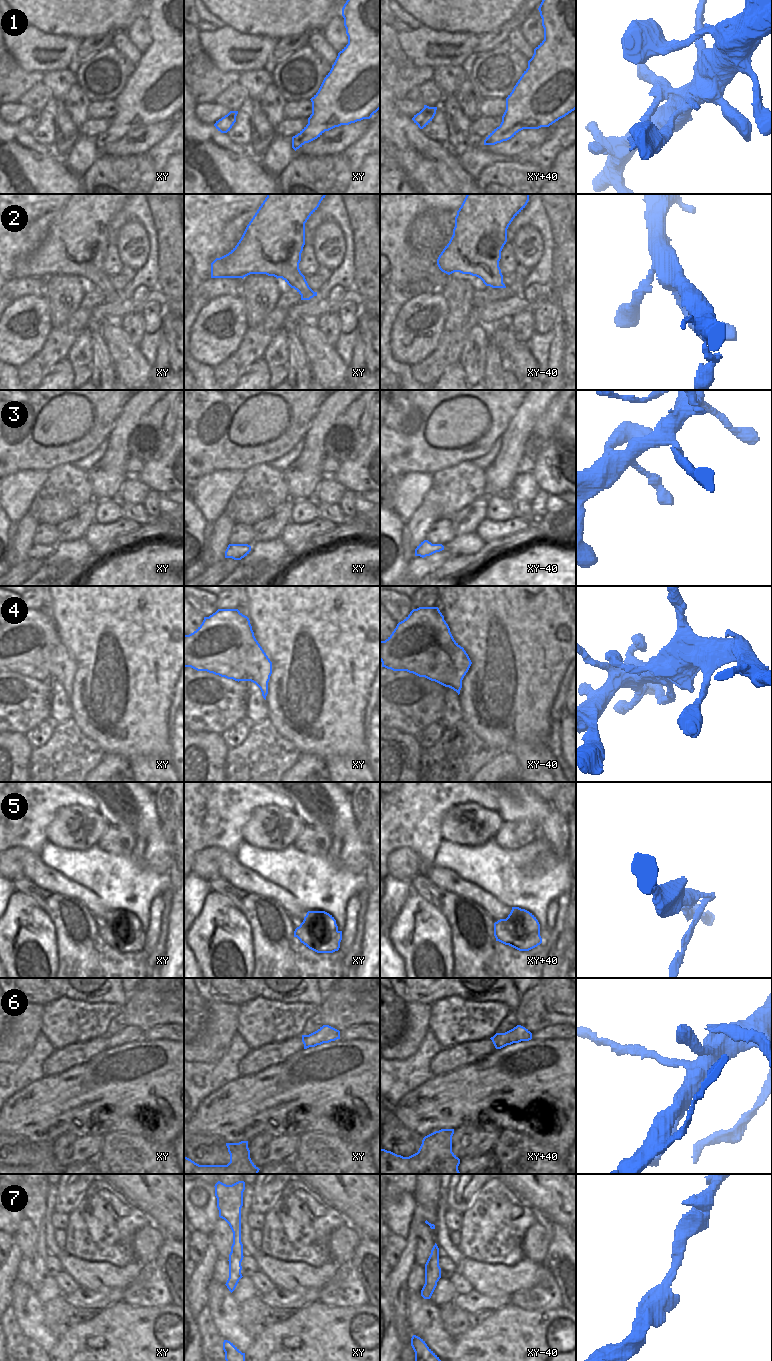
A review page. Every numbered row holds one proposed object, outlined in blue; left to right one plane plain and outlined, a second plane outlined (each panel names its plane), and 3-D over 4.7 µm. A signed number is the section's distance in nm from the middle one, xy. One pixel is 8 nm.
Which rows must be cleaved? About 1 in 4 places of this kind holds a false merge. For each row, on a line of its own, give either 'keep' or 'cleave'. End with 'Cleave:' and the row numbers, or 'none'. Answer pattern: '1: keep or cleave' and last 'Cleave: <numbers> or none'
1: keep
2: keep
3: keep
4: keep
5: cleave
6: keep
7: keep
Cleave: 5

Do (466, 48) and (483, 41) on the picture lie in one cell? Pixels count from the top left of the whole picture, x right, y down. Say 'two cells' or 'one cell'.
two cells

